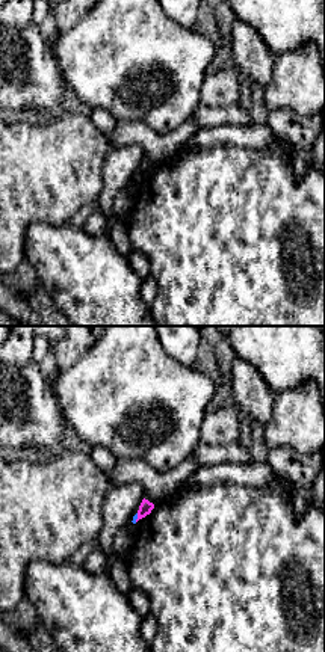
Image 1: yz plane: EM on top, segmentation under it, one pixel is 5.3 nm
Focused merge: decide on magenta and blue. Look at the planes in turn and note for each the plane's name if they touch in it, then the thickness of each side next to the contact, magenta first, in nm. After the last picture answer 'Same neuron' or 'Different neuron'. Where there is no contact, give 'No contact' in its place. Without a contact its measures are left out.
Touches magenta in yz. Thickness 70 nm (magenta) against 20 nm

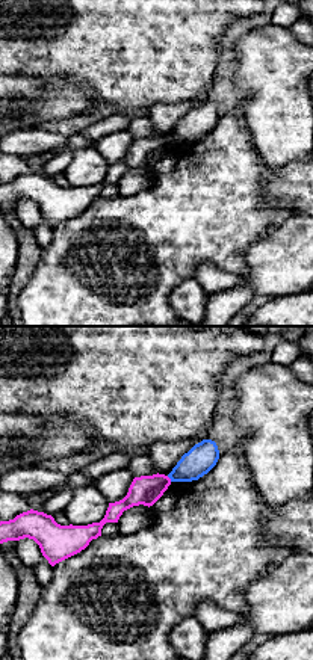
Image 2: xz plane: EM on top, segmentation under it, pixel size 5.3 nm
Touches magenta in xz. Thickness 160 nm (magenta) against 160 nm

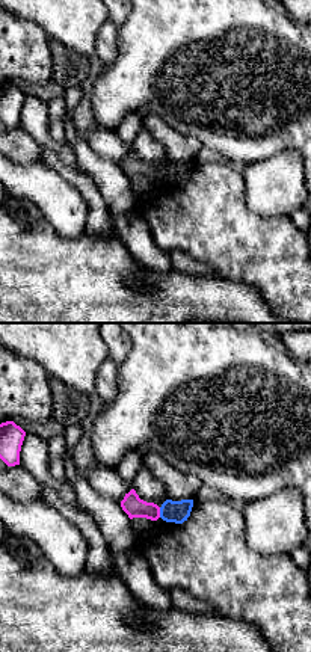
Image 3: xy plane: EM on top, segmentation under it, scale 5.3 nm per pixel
Touches magenta in xy. Thickness 110 nm (magenta) against 120 nm

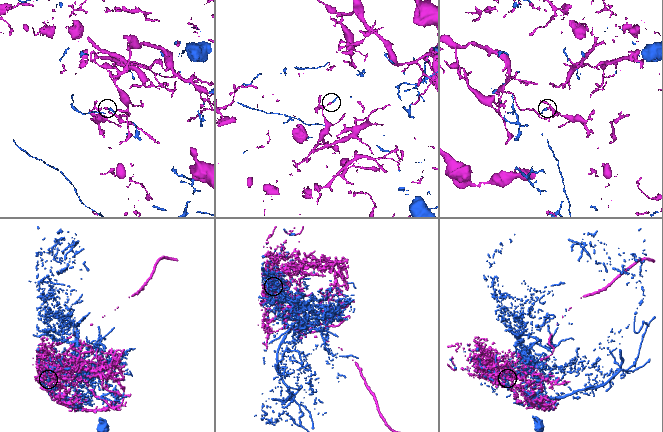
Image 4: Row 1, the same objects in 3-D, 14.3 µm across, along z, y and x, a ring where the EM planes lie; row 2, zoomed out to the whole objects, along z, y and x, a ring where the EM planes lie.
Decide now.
Different neuron

